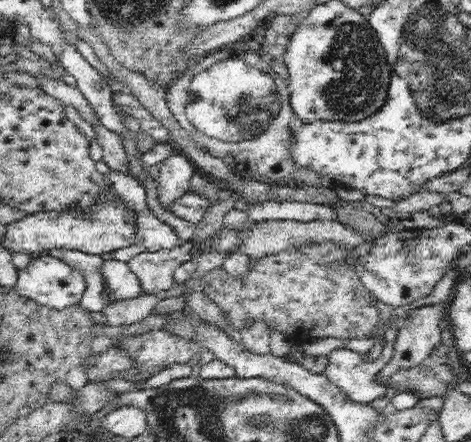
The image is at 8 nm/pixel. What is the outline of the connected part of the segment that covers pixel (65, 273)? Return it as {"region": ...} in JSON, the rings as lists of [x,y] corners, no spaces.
{"region":[[[49,254],[32,257],[28,265],[18,270],[17,274],[14,293],[52,308],[68,308],[73,303],[81,302],[86,287],[84,278],[76,269]]]}

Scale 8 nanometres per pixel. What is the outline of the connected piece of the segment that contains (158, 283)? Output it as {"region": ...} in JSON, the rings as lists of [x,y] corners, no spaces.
{"region":[[[188,238],[182,244],[174,244],[172,249],[142,252],[129,260],[132,272],[138,276],[146,293],[160,294],[172,287],[175,268],[194,256],[194,242],[194,238]]]}

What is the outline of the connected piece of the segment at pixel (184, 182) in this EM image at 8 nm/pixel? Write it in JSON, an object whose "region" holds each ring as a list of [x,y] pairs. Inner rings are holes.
{"region":[[[178,153],[170,155],[160,166],[157,178],[158,204],[172,212],[174,205],[190,192],[190,180],[196,165],[186,156]]]}

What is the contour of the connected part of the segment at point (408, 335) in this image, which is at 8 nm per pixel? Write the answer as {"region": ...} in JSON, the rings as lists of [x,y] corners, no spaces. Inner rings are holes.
{"region":[[[438,304],[409,312],[397,334],[392,360],[383,368],[383,374],[422,364],[438,350],[442,340],[438,324],[445,311],[446,305]]]}

